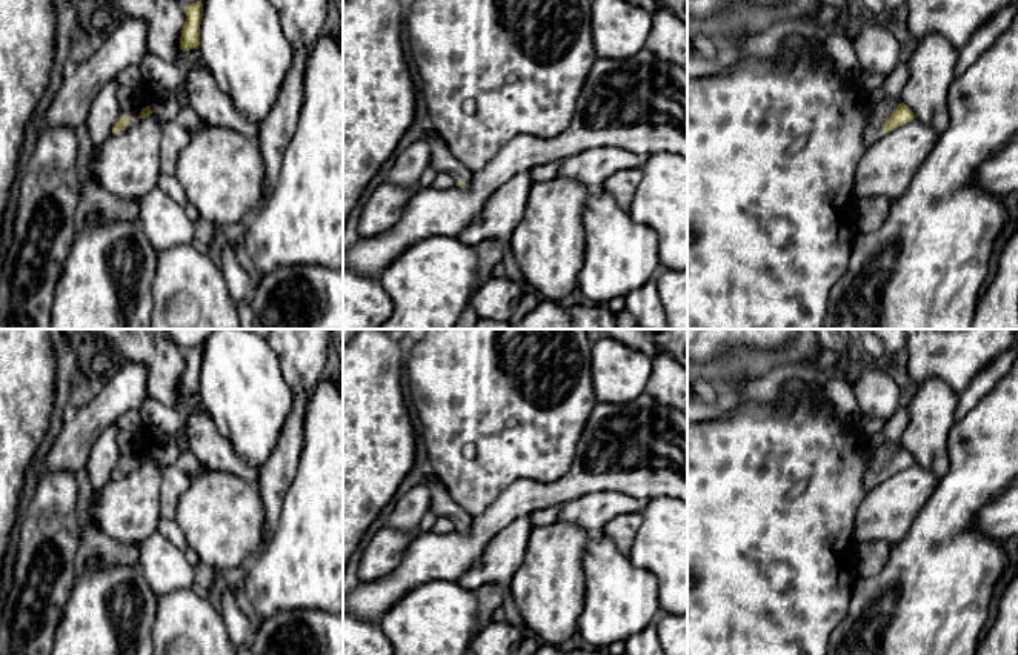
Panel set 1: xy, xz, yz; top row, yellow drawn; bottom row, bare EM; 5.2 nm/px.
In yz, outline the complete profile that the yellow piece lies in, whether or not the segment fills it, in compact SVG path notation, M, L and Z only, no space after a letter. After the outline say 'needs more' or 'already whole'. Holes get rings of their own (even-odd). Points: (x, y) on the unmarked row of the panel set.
M900 447L898 452L892 457L890 463L883 469L869 469L864 475L864 490L870 492L875 489L886 477L890 477L915 463L912 454Z | needs more

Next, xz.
M427 475L424 484L431 492L431 510L437 517L447 517L457 526L455 529L460 532L466 530L466 524L469 523L469 514L455 503L455 500L449 495L446 486L434 475Z | needs more

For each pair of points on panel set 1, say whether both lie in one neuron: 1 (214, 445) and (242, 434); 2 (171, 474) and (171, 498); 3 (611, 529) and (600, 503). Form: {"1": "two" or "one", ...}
{"1": "two", "2": "one", "3": "two"}

